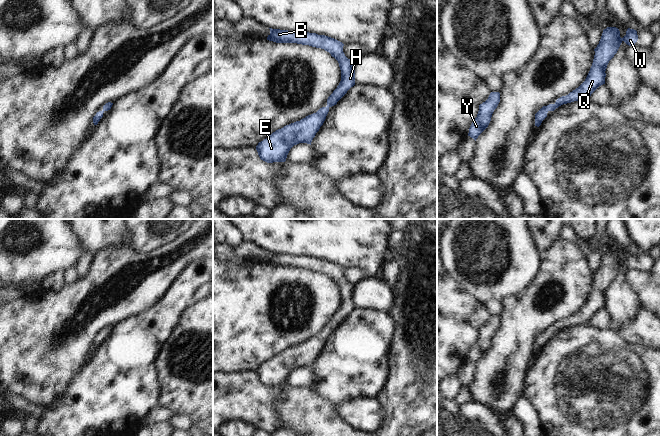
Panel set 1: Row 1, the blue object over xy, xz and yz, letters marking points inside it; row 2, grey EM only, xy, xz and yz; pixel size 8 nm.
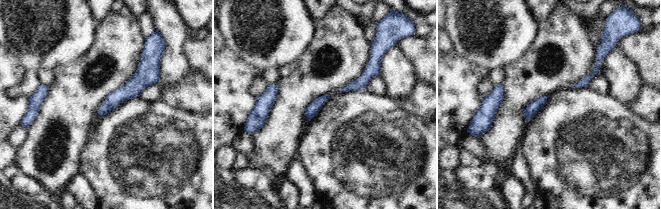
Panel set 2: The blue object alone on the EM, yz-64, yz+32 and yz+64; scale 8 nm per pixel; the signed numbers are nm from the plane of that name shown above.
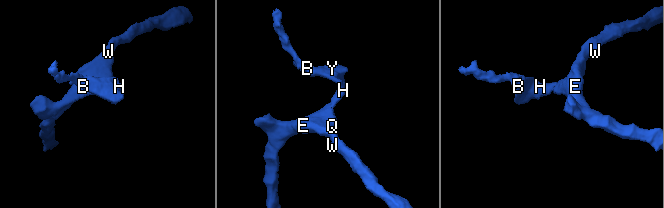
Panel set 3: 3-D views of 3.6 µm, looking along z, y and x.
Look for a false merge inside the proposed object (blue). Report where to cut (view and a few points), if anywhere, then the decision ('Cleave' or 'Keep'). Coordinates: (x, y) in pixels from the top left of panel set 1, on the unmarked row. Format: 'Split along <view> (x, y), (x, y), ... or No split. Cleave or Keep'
No split. Keep.

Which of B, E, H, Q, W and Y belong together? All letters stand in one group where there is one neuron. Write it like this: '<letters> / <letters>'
B E H Q W Y

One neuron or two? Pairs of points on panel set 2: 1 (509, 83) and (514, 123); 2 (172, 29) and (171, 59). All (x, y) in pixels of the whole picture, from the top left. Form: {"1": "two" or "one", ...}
{"1": "one", "2": "one"}

